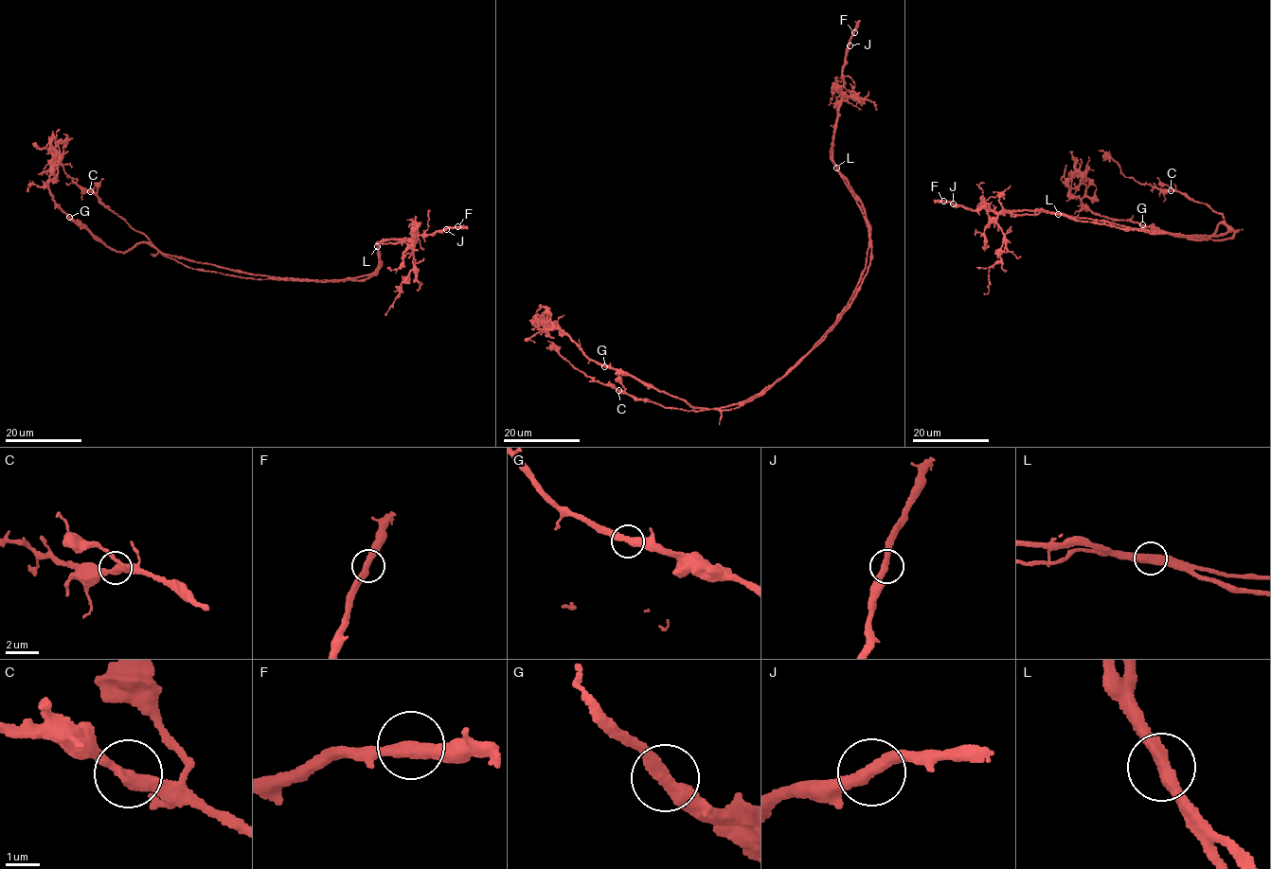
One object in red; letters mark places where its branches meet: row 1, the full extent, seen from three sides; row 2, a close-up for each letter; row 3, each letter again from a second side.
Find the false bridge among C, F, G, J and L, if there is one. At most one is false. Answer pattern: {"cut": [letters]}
{"cut": ["L"]}

